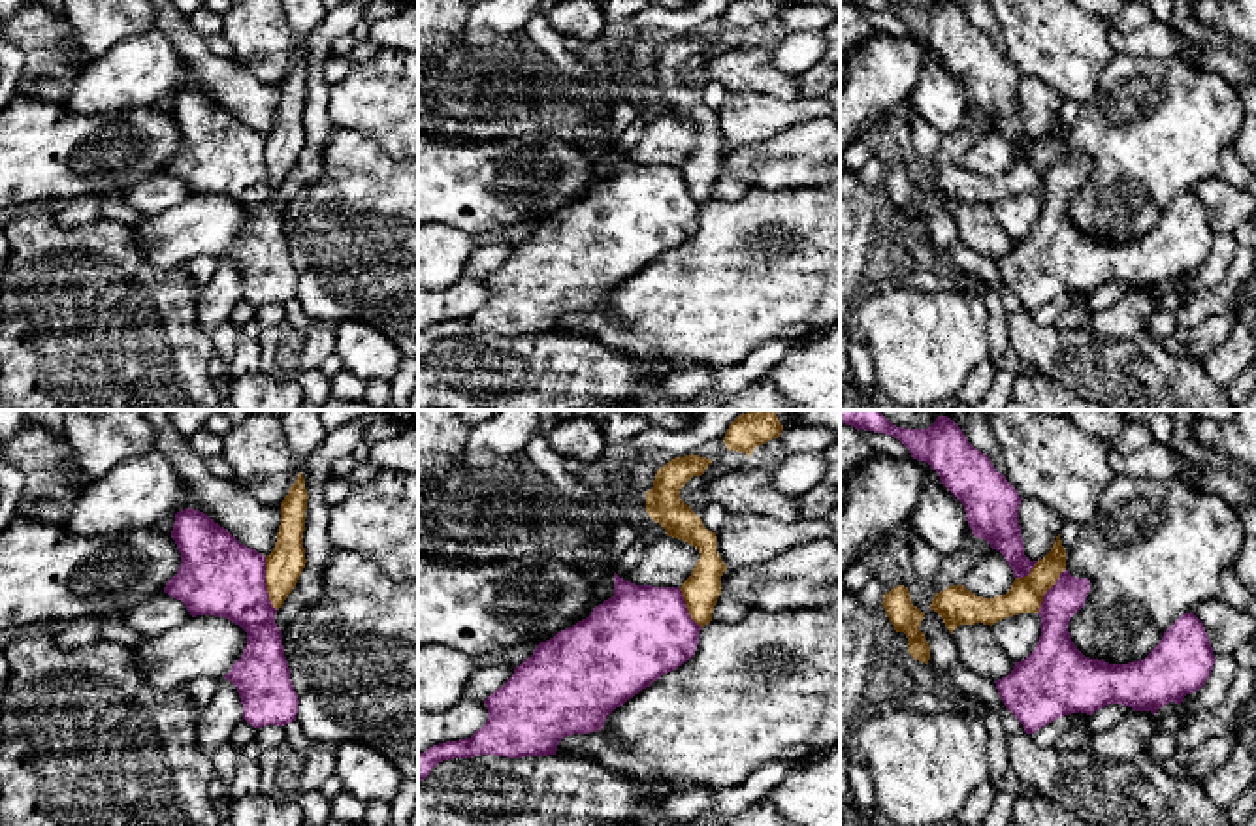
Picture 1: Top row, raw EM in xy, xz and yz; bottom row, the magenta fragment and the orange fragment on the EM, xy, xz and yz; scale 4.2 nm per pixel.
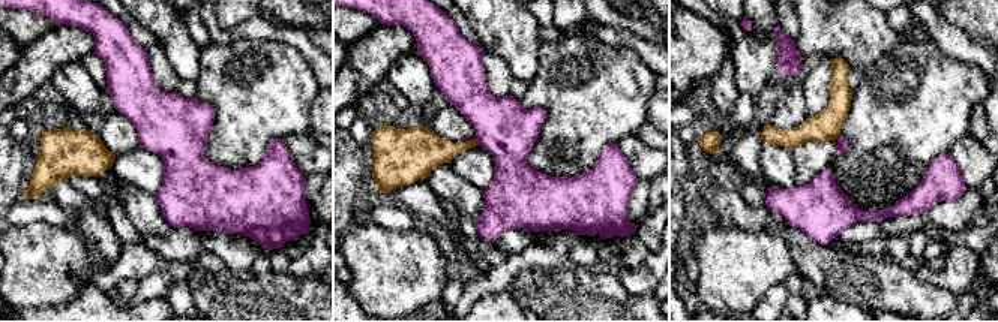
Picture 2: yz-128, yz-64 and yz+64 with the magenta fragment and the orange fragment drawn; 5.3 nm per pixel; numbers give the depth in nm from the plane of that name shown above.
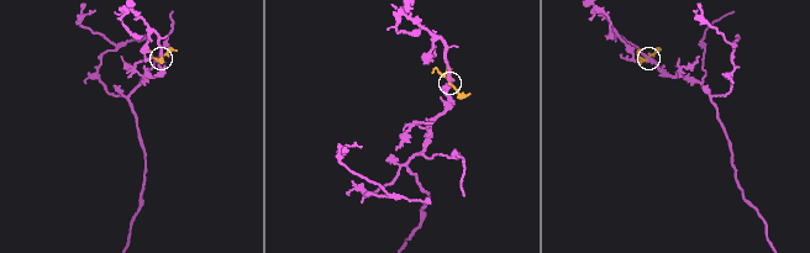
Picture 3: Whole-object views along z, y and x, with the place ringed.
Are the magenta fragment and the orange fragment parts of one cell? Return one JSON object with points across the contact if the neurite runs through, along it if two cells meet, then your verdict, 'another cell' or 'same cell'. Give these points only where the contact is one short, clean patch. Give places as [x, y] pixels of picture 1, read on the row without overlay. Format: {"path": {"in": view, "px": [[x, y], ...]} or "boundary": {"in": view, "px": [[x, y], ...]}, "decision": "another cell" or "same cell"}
{"boundary": {"in": "xy", "px": [[264, 136], [264, 164], [268, 177], [277, 187]]}, "decision": "another cell"}

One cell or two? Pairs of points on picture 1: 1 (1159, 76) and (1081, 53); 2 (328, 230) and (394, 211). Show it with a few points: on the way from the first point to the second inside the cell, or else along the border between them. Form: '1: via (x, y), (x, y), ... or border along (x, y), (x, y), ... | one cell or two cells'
1: border along (1117, 55), (1100, 74), (1098, 87), (1089, 98) | two cells
2: via (345, 230), (377, 228) | one cell

